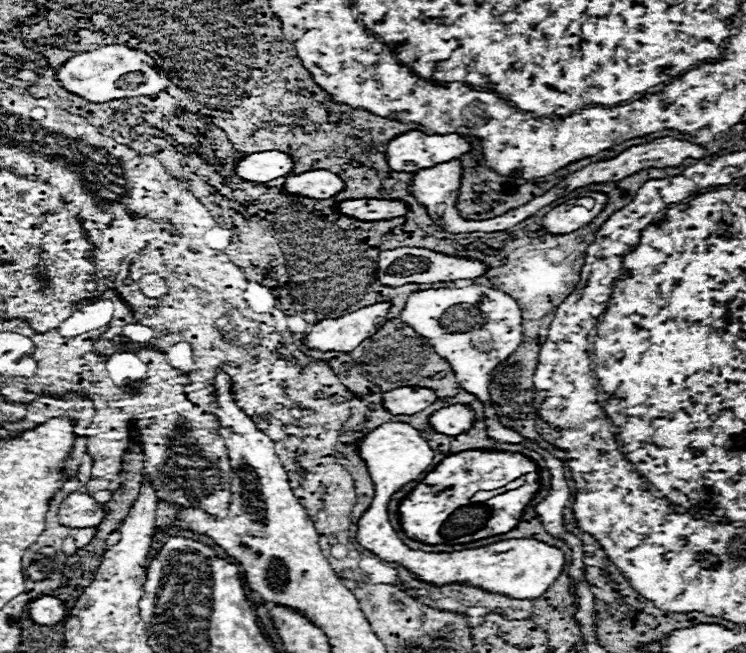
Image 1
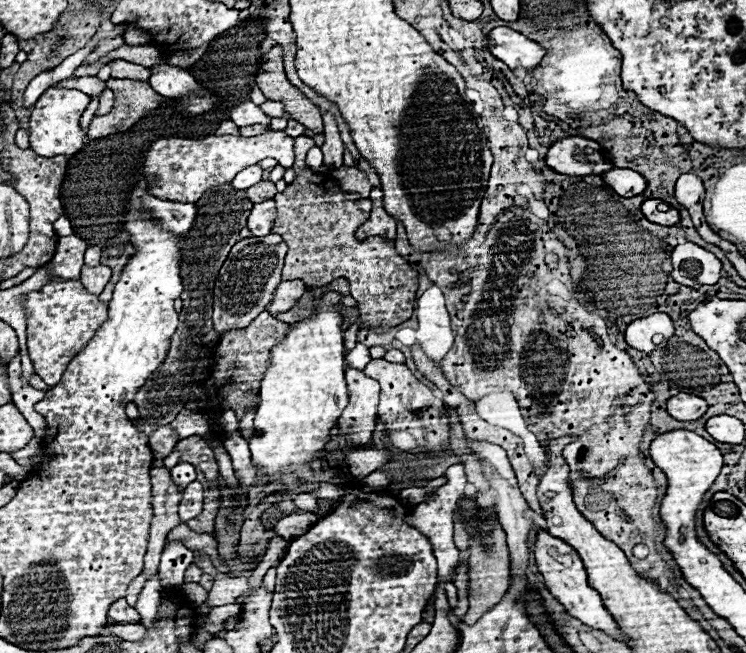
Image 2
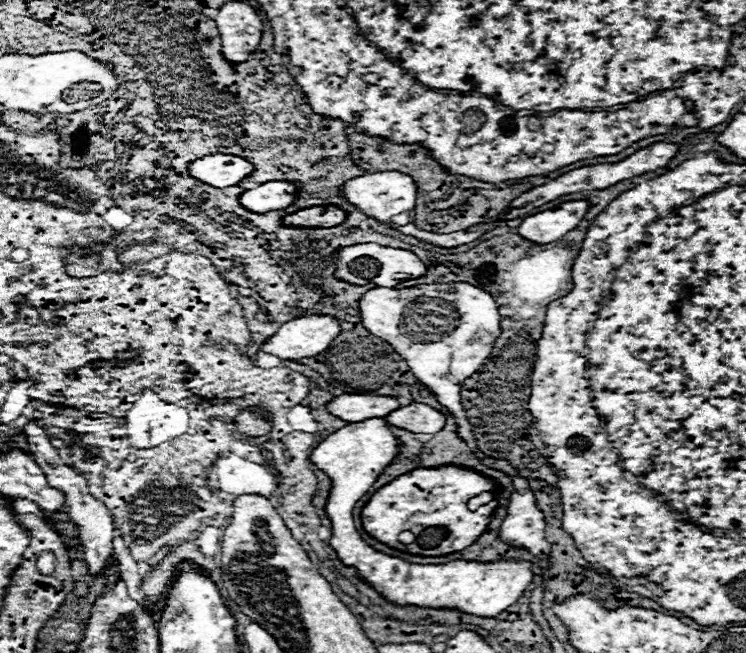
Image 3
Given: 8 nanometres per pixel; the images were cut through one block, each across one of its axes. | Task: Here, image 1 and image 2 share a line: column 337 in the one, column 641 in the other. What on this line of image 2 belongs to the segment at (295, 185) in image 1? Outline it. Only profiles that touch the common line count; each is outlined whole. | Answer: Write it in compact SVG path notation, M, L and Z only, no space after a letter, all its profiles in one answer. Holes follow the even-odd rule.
M612 168L612 170L604 172L602 178L620 196L638 196L648 186L648 182L642 174L628 170L628 168Z

